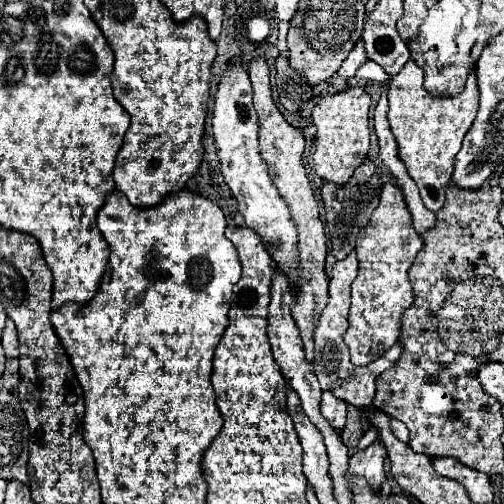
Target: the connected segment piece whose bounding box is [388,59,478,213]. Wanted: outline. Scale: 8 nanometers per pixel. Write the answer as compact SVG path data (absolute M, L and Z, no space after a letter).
M410 59L398 75L392 77L388 87L388 121L398 143L398 157L408 169L408 175L420 189L422 203L430 211L444 207L444 189L454 171L454 157L460 151L462 139L468 133L478 111L476 75L470 73L464 91L456 97L432 97L422 87L422 69Z

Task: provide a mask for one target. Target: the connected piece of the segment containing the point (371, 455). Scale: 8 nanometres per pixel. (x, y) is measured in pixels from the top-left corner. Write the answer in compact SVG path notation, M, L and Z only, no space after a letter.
M374 441L366 451L358 451L350 457L350 471L354 477L362 477L370 489L380 491L384 483L384 455L386 449L380 441Z

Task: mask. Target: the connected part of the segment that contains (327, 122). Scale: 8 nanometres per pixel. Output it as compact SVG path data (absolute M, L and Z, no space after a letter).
M346 89L336 95L322 97L320 103L312 109L312 121L316 125L316 151L314 151L314 167L316 173L328 181L328 183L338 183L344 185L354 169L366 159L368 153L368 109L370 109L370 95L364 89Z

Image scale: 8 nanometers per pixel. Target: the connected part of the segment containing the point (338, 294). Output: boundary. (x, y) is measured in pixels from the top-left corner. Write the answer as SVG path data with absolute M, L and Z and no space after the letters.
M352 251L344 261L340 259L336 265L334 265L334 271L332 271L332 277L330 277L330 299L328 299L328 305L324 307L322 315L320 315L320 323L316 327L316 333L314 333L314 343L316 343L316 355L314 355L314 371L316 371L316 377L320 381L320 387L322 391L330 389L338 399L362 409L362 407L370 407L372 399L374 399L374 379L386 371L388 367L392 367L398 357L402 355L402 343L398 341L394 347L390 347L380 359L372 361L370 365L366 367L354 367L350 363L350 357L348 357L348 347L344 345L342 341L342 335L344 331L348 329L348 309L350 309L350 285L354 281L358 273L358 259L356 259L356 251Z

